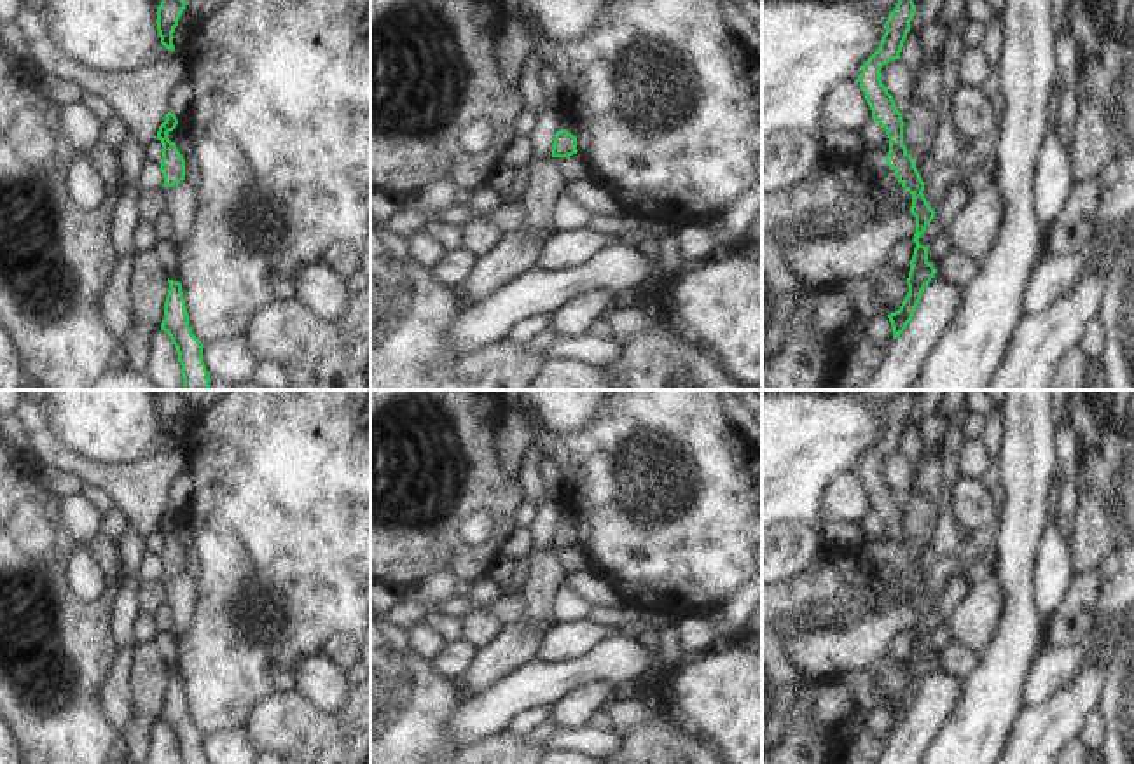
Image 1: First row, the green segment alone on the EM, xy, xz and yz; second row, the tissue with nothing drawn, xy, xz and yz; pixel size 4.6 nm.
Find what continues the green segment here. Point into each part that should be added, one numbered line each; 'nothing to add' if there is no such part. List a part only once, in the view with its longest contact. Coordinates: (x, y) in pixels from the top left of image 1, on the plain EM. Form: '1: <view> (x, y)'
nothing to add

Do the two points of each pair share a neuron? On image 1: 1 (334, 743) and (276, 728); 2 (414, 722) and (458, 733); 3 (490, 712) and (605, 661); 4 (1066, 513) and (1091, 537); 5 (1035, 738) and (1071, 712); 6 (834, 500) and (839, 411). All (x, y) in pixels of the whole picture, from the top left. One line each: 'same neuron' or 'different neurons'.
1: same neuron
2: different neurons
3: same neuron
4: different neurons
5: same neuron
6: different neurons

